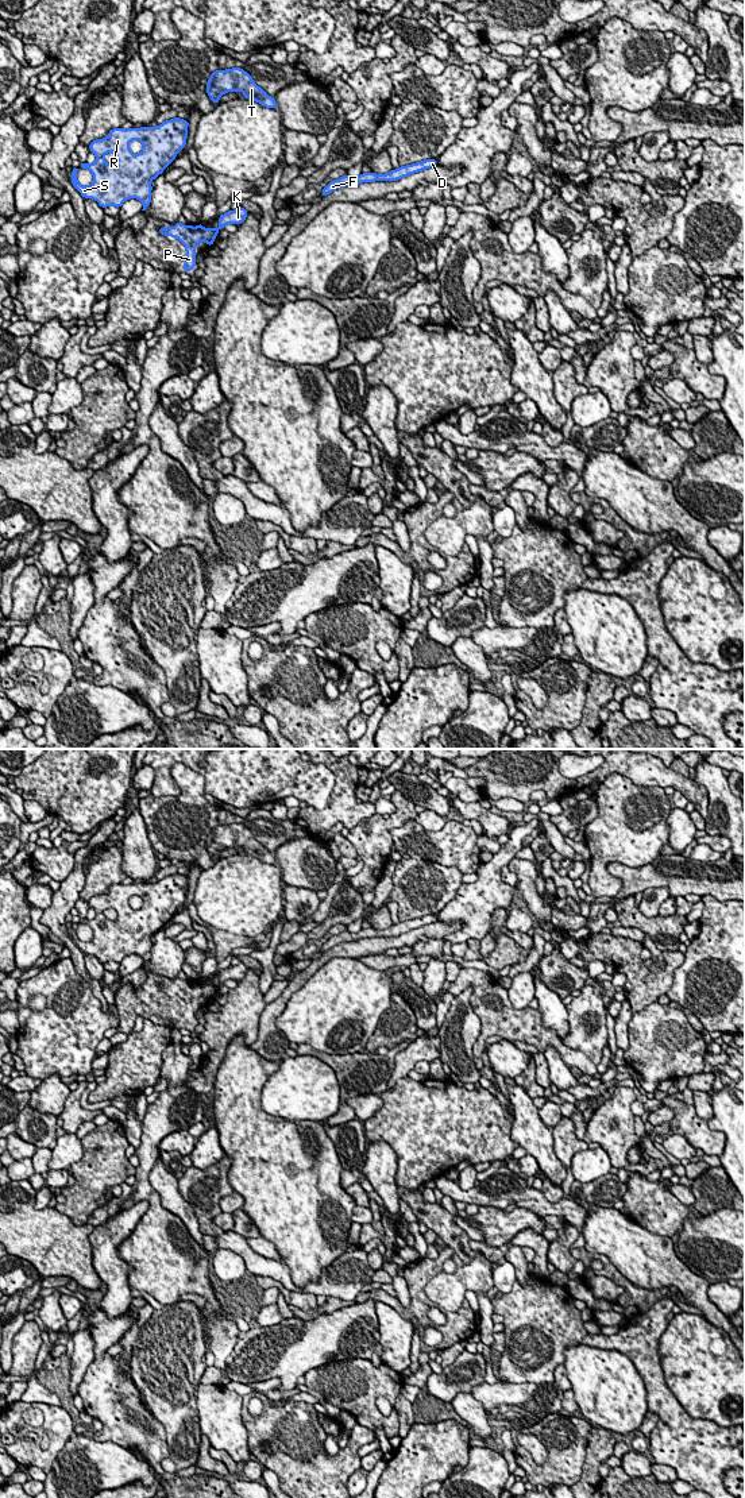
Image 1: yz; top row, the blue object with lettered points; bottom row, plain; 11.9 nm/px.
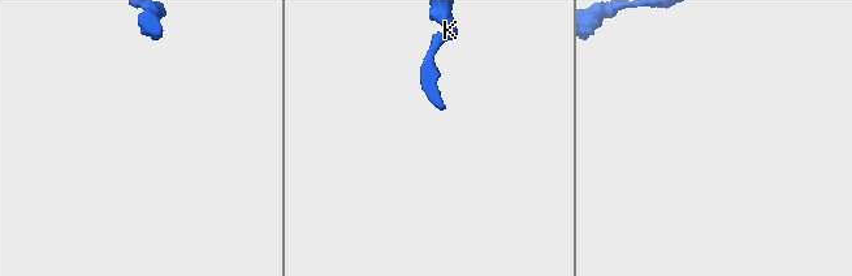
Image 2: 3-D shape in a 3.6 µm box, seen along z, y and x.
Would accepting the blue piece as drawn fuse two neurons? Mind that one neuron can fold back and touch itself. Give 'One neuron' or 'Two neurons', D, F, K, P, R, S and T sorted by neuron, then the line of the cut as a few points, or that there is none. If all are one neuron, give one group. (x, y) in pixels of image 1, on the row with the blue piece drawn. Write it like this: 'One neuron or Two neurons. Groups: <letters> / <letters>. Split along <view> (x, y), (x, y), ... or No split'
Two neurons. Groups: D F K P / R S T. Split along yz (162, 228), (163, 232)

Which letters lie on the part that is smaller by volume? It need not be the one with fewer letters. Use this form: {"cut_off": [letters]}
{"cut_off": ["D", "F", "K", "P"]}

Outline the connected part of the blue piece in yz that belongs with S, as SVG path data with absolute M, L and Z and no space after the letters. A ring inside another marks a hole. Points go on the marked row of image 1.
M174 117L163 121L157 127L140 128L112 128L107 138L94 139L89 144L89 150L94 152L96 162L81 163L81 169L88 169L93 174L93 182L89 186L82 186L77 181L78 169L72 170L72 185L81 193L84 198L93 198L101 208L109 205L117 209L126 200L138 198L146 211L151 202L151 181L155 179L163 170L175 159L177 152L182 151L186 144L189 120ZM131 140L140 140L143 150L139 154L132 154L130 150ZM107 152L113 152L117 158L116 165L111 165L104 159Z

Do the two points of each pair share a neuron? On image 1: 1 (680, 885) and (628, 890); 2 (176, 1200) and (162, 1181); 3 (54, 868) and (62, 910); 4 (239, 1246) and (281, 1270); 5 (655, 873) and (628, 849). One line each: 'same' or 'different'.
1: same
2: same
3: different
4: same
5: different

